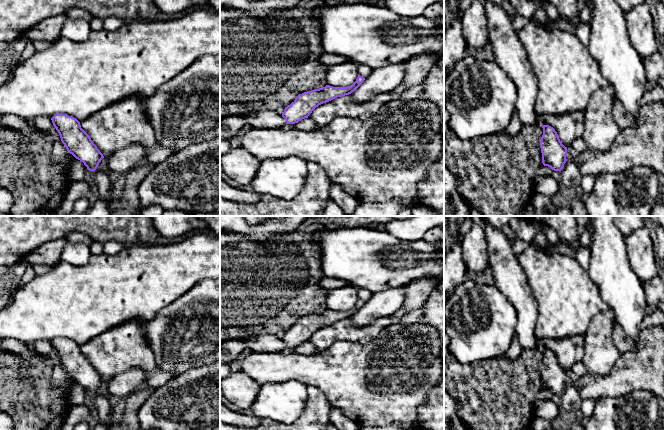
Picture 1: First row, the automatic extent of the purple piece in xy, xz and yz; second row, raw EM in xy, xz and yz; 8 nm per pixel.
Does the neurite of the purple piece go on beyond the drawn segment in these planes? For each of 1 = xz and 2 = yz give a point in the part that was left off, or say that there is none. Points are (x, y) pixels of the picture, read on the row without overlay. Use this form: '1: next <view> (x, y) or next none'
1: next none
2: next none

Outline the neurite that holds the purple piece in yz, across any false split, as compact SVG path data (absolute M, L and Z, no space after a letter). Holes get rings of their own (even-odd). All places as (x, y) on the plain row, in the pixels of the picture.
M543 349L543 359L540 364L542 387L554 395L561 395L566 387L567 371L559 363L555 353Z

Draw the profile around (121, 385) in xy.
M132 368L110 378L106 383L114 399L123 398L145 385L148 374L140 368Z

